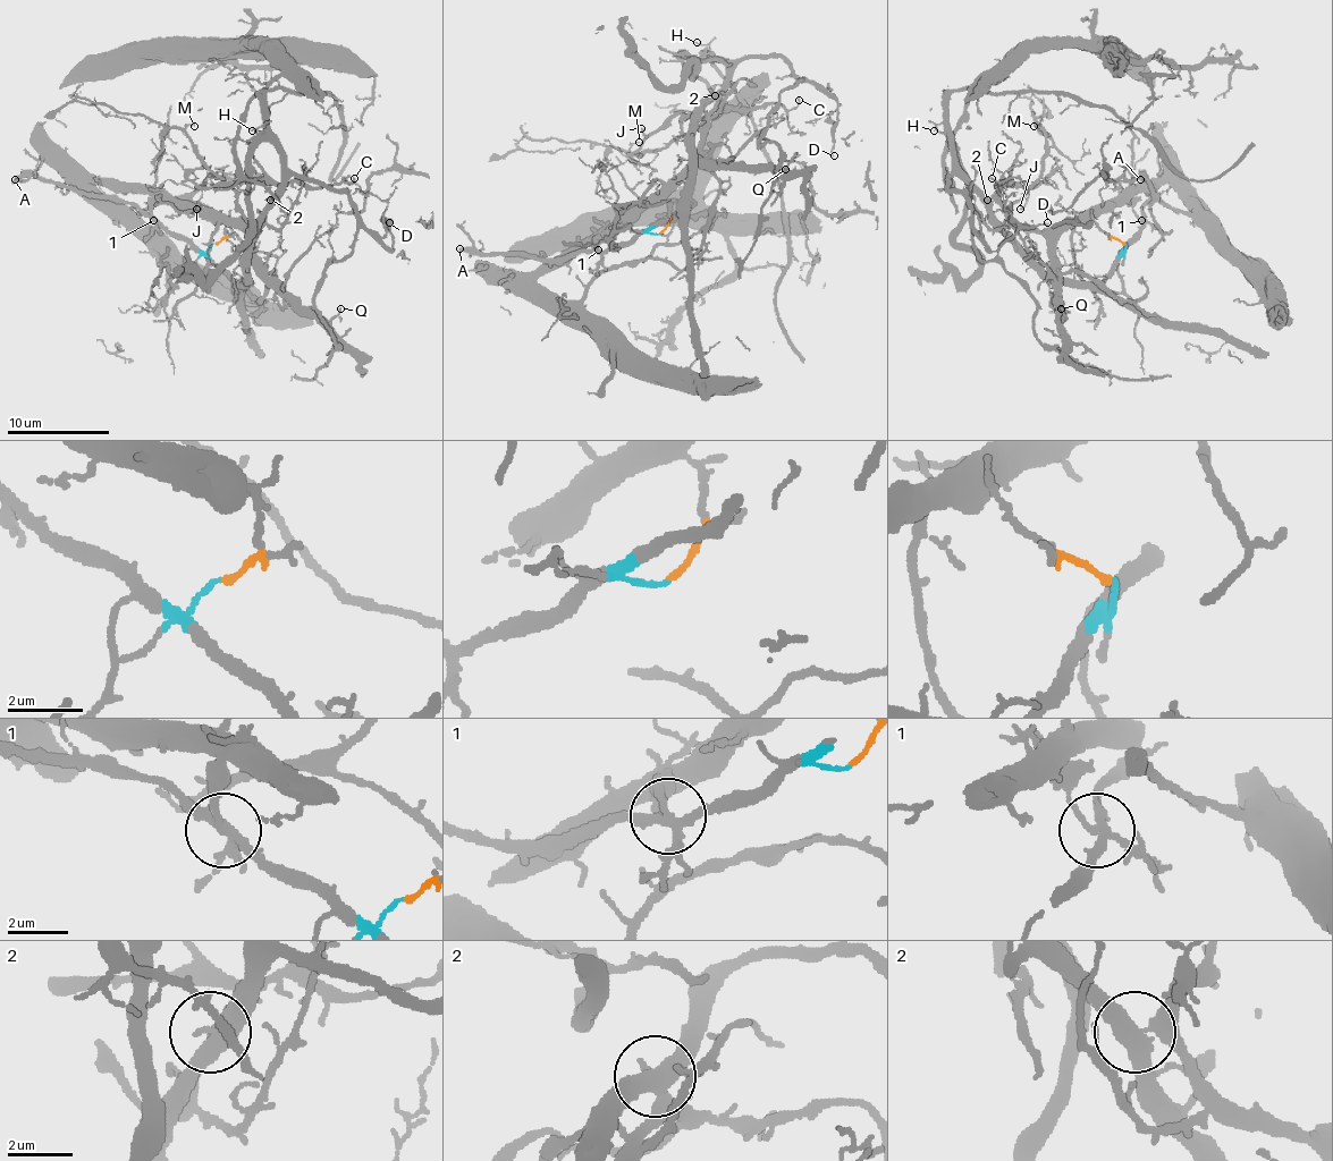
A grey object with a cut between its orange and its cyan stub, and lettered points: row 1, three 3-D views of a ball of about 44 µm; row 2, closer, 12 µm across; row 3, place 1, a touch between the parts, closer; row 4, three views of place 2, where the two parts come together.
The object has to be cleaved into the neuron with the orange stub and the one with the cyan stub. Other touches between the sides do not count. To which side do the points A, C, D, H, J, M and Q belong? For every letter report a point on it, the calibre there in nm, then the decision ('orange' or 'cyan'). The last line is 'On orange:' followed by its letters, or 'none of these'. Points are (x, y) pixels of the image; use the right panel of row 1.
A: (1140, 179) | 320 nm | cyan
C: (992, 178) | 130 nm | orange
D: (1047, 222) | 110 nm | cyan
H: (934, 130) | 120 nm | cyan
J: (1020, 209) | 140 nm | orange
M: (1034, 126) | 120 nm | cyan
Q: (1061, 308) | 90 nm | orange
On orange: C, J, Q

